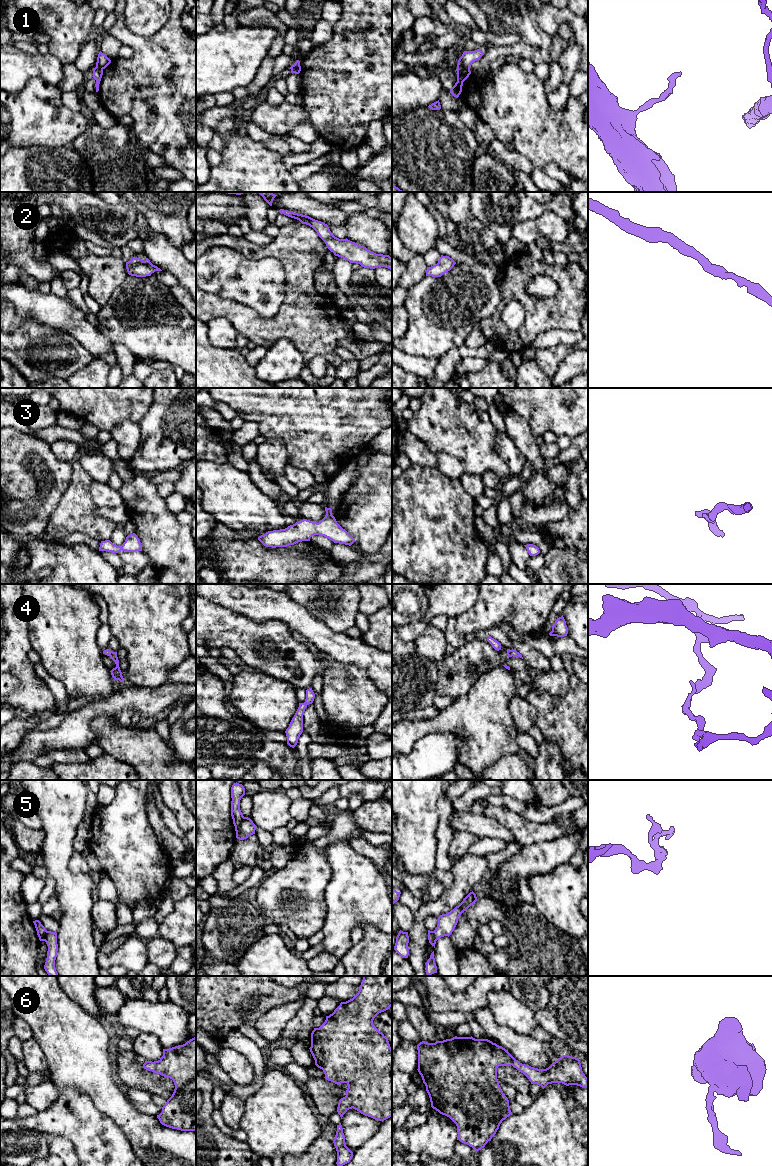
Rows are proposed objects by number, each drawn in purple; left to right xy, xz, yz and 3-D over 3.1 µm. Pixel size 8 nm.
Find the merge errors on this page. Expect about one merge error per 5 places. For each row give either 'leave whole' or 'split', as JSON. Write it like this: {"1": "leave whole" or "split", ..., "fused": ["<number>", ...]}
{"1": "split", "2": "leave whole", "3": "leave whole", "4": "leave whole", "5": "split", "6": "leave whole", "fused": ["1", "5"]}

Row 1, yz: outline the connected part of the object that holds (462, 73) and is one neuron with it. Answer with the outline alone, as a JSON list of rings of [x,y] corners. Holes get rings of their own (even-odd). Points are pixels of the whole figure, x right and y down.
[[[457,68],[457,82],[455,85],[450,89],[451,94],[458,98],[462,92],[463,82],[469,77],[471,74],[470,68]]]

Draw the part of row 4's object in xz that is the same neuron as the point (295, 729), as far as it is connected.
[[[312,688],[306,690],[306,699],[304,703],[299,703],[299,707],[292,718],[289,727],[286,729],[285,733],[287,736],[287,744],[294,748],[297,743],[300,735],[303,732],[303,715],[305,709],[309,704],[312,704],[315,698],[315,694]]]

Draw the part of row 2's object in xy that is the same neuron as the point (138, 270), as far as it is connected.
[[[135,257],[126,262],[126,269],[129,275],[136,277],[151,276],[155,271],[162,271],[157,266],[153,265],[148,258],[143,261]]]

